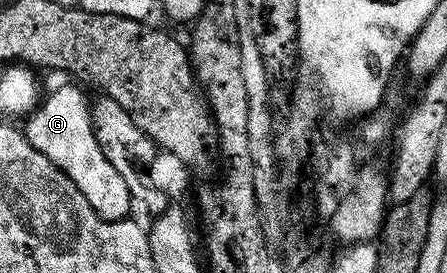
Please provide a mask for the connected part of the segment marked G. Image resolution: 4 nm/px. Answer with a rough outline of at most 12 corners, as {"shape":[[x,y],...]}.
{"shape":[[71,84],[30,111],[24,136],[101,218],[129,215],[128,187]]}

